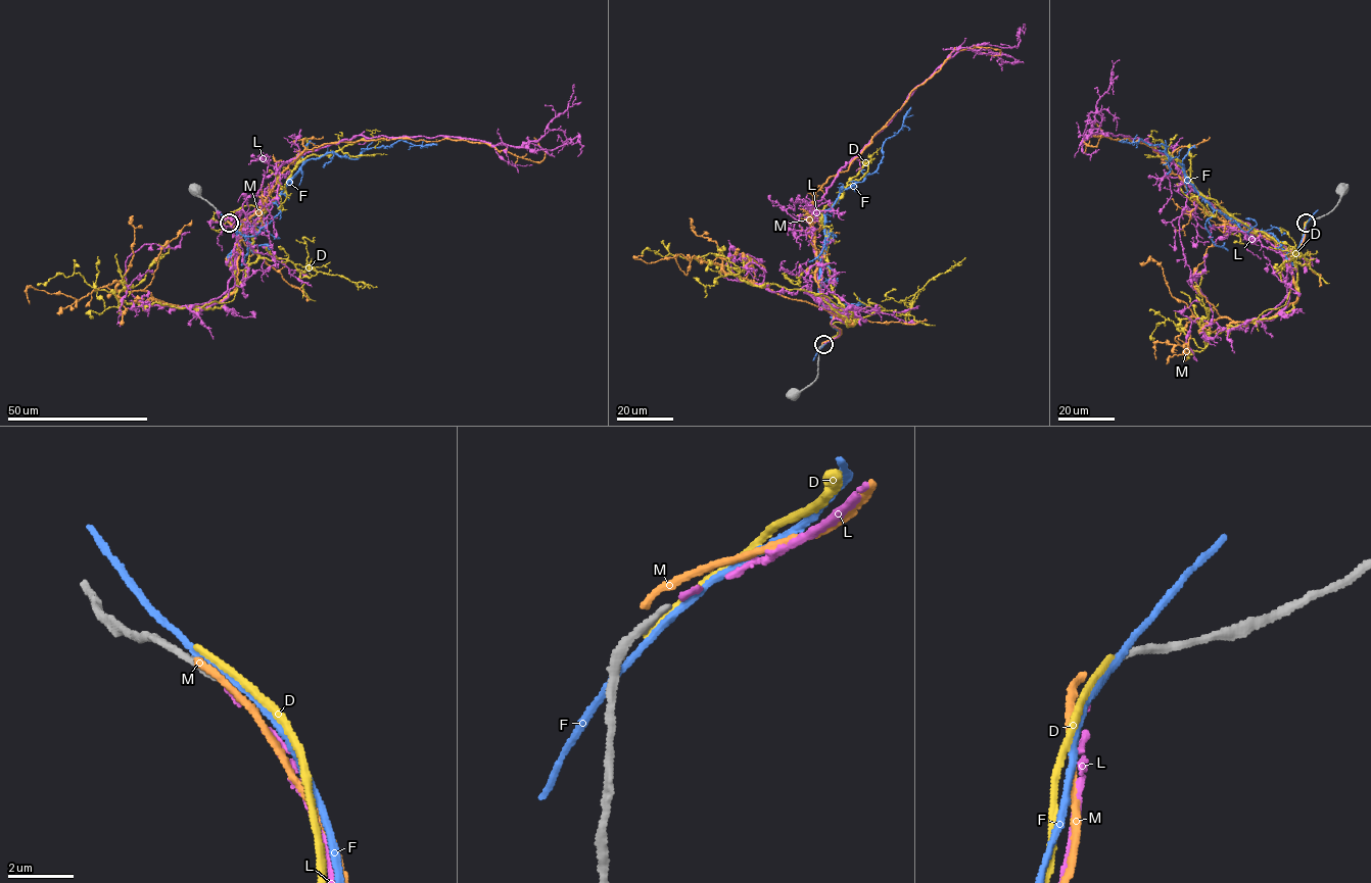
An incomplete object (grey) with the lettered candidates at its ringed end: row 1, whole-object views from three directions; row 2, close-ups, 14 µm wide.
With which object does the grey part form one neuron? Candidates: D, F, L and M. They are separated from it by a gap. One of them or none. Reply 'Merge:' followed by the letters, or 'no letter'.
Merge: L

